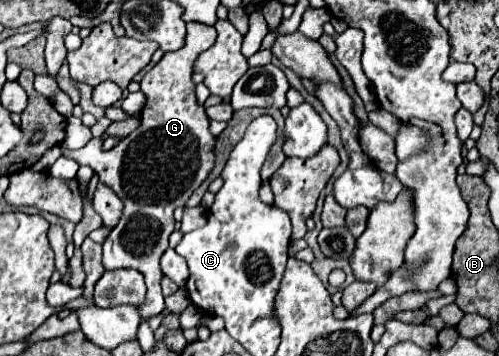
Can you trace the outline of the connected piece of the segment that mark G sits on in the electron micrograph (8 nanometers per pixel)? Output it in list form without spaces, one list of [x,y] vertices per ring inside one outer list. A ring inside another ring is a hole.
[[[197,21],[187,23],[185,45],[179,51],[165,53],[141,79],[141,89],[147,97],[141,111],[141,125],[117,147],[103,149],[101,137],[93,137],[81,149],[61,149],[63,155],[79,165],[89,165],[99,175],[99,183],[111,187],[125,205],[119,223],[103,243],[103,267],[133,267],[145,275],[149,297],[145,305],[139,307],[141,317],[153,317],[165,311],[159,259],[167,251],[167,239],[175,229],[173,211],[177,205],[187,203],[191,193],[205,181],[215,161],[215,137],[209,133],[205,107],[197,103],[195,83],[191,81],[197,55],[209,49],[215,43],[215,37],[215,27]],[[149,199],[163,199],[163,203],[153,203]]]

